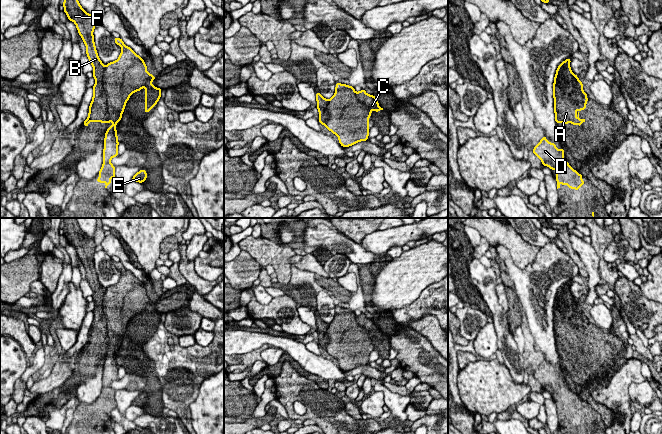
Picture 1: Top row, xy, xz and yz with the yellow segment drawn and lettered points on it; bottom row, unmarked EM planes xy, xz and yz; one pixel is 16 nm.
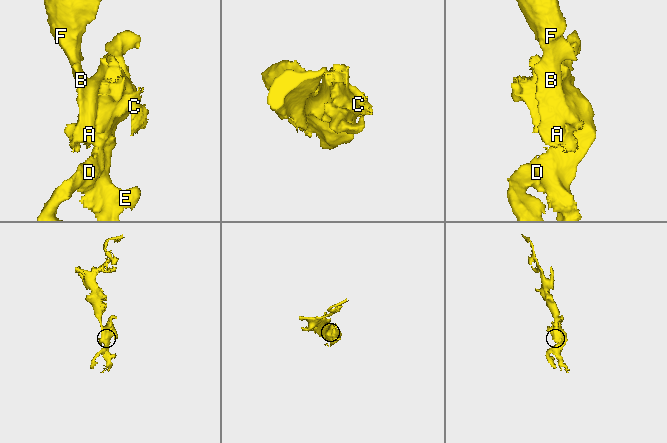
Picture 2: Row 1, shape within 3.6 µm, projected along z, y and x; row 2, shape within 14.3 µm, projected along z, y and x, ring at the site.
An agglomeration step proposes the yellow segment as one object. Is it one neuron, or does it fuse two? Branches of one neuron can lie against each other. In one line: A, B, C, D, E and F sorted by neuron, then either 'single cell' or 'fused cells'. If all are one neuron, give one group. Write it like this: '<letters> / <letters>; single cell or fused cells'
A B F / C D E; fused cells

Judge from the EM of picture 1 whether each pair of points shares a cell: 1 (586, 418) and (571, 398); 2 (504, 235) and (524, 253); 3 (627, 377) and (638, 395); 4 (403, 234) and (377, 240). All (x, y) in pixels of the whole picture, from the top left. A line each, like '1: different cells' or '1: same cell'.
1: same cell
2: same cell
3: different cells
4: same cell

